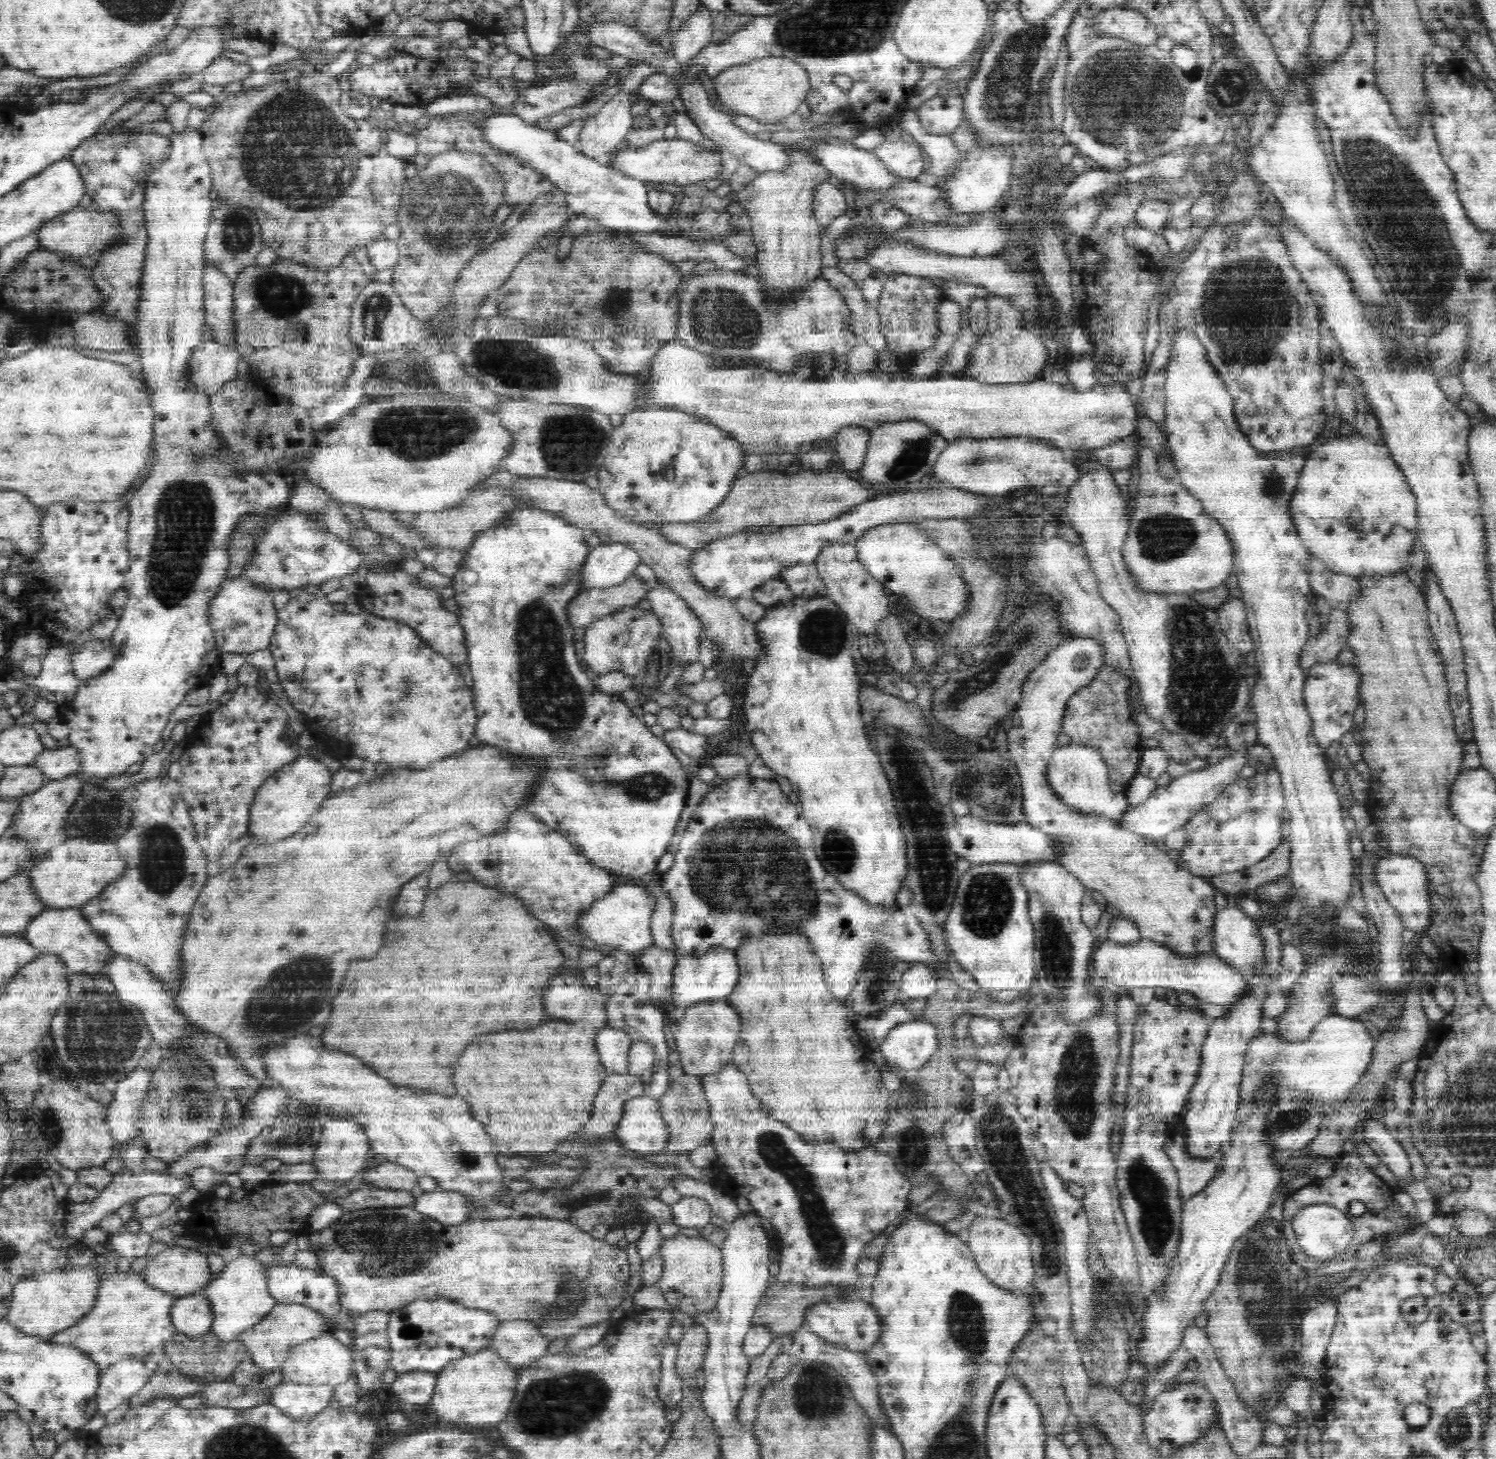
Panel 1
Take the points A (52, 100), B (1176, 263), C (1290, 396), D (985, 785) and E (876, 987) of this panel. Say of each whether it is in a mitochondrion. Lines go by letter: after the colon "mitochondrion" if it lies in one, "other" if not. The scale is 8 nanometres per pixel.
A: other
B: other
C: other
D: mitochondrion
E: mitochondrion

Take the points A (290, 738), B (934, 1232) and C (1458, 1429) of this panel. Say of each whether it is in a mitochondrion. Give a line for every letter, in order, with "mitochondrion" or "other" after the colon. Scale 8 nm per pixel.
A: other
B: other
C: mitochondrion

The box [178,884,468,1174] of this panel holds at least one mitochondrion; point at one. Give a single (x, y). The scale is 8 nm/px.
(278, 1005)

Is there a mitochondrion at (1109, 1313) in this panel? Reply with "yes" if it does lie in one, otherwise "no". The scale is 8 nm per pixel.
yes

